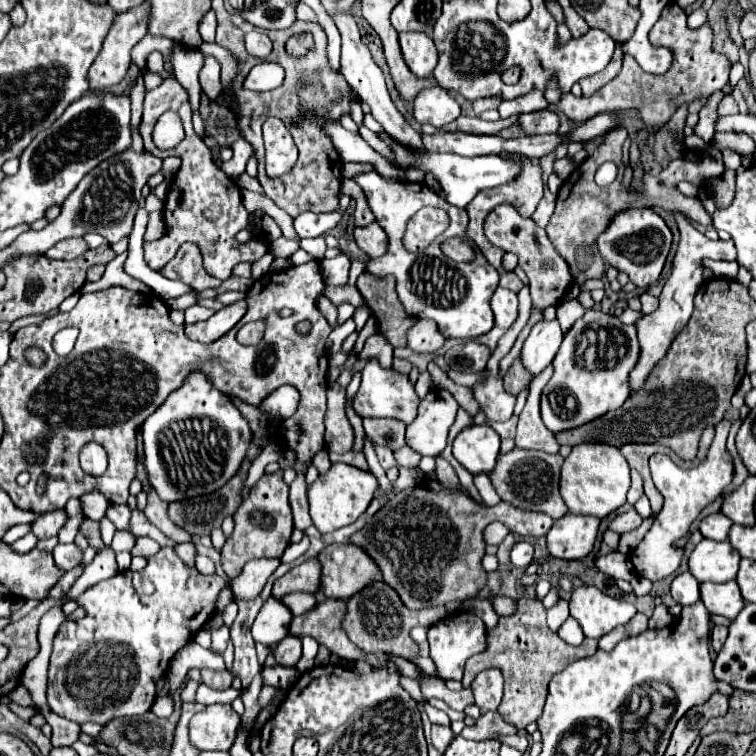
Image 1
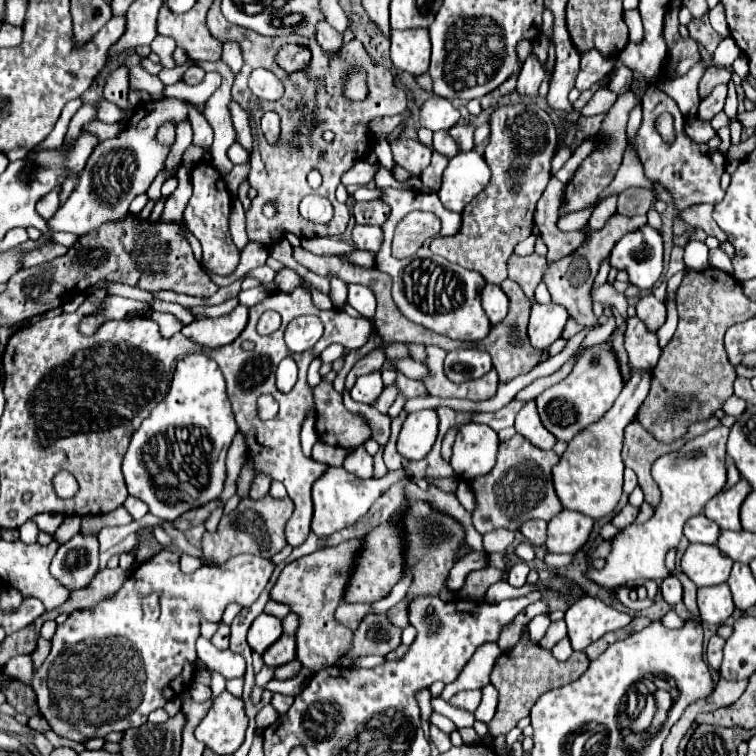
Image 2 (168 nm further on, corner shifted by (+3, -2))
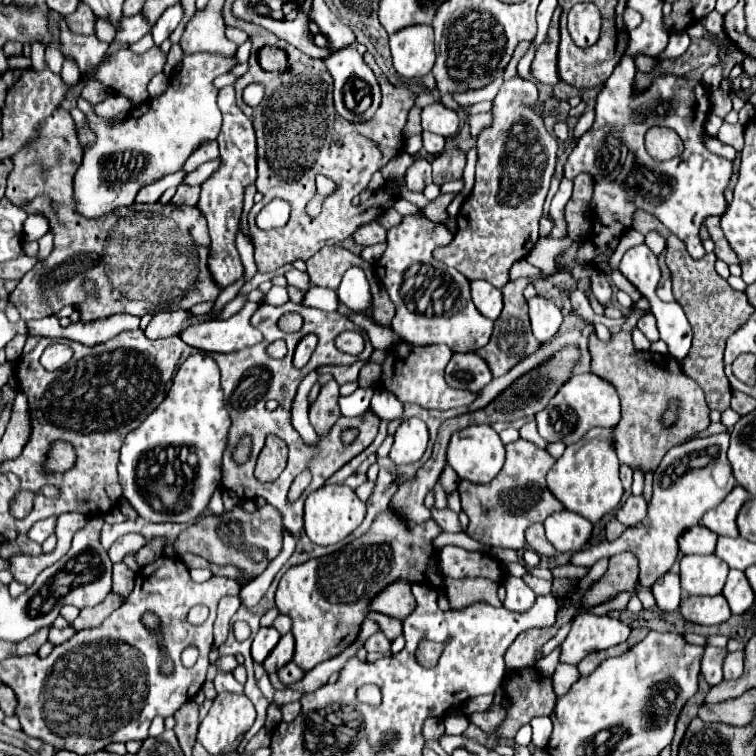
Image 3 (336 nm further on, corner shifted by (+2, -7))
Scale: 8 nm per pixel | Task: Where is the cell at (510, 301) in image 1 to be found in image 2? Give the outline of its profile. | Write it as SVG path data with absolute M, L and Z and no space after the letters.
M487 283L481 289L481 305L483 305L483 311L487 313L487 317L493 325L499 323L509 311L507 295L503 293L503 289L499 285L493 285L493 283Z

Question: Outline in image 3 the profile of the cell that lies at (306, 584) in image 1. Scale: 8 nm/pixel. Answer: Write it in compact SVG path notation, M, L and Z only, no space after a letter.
M390 510L376 516L370 530L346 544L342 550L308 560L304 564L292 566L280 578L276 590L276 608L280 614L292 618L292 634L296 640L294 662L302 670L312 670L316 664L326 662L338 656L344 648L348 648L364 620L364 608L368 608L370 600L390 582L402 578L412 582L422 582L430 586L444 588L450 608L464 608L478 600L486 600L492 606L502 606L498 600L498 586L486 578L466 578L454 580L446 578L438 572L438 560L434 560L432 540L442 532L442 528L430 518L424 524L408 526Z

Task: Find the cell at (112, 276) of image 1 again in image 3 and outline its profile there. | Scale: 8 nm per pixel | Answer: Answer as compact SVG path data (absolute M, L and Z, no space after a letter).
M178 186L174 198L170 200L172 206L196 206L198 202L198 194L200 194L200 188L198 186Z

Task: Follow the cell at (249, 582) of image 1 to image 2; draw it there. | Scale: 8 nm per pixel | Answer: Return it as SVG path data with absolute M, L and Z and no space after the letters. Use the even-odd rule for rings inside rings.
M161 549L153 559L133 569L131 577L113 599L101 601L93 611L77 611L69 615L69 619L57 627L51 653L39 669L29 665L27 655L17 655L1 667L1 673L35 691L41 717L45 717L51 731L59 737L85 743L93 737L105 737L111 731L141 727L147 723L151 711L163 707L169 699L191 687L195 677L195 641L201 635L201 617L217 623L229 603L249 607L265 589L271 573L273 565L269 559L261 559L257 555L235 555L219 567L203 565L193 575L185 575L179 569L179 553ZM195 609L199 609L201 615L195 615Z

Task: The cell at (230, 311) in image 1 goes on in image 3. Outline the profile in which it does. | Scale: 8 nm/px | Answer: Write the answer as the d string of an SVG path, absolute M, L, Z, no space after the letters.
M246 302L244 308L228 320L212 320L186 328L180 338L204 352L236 352L254 346L262 340L262 334L250 324L256 312L256 302Z

